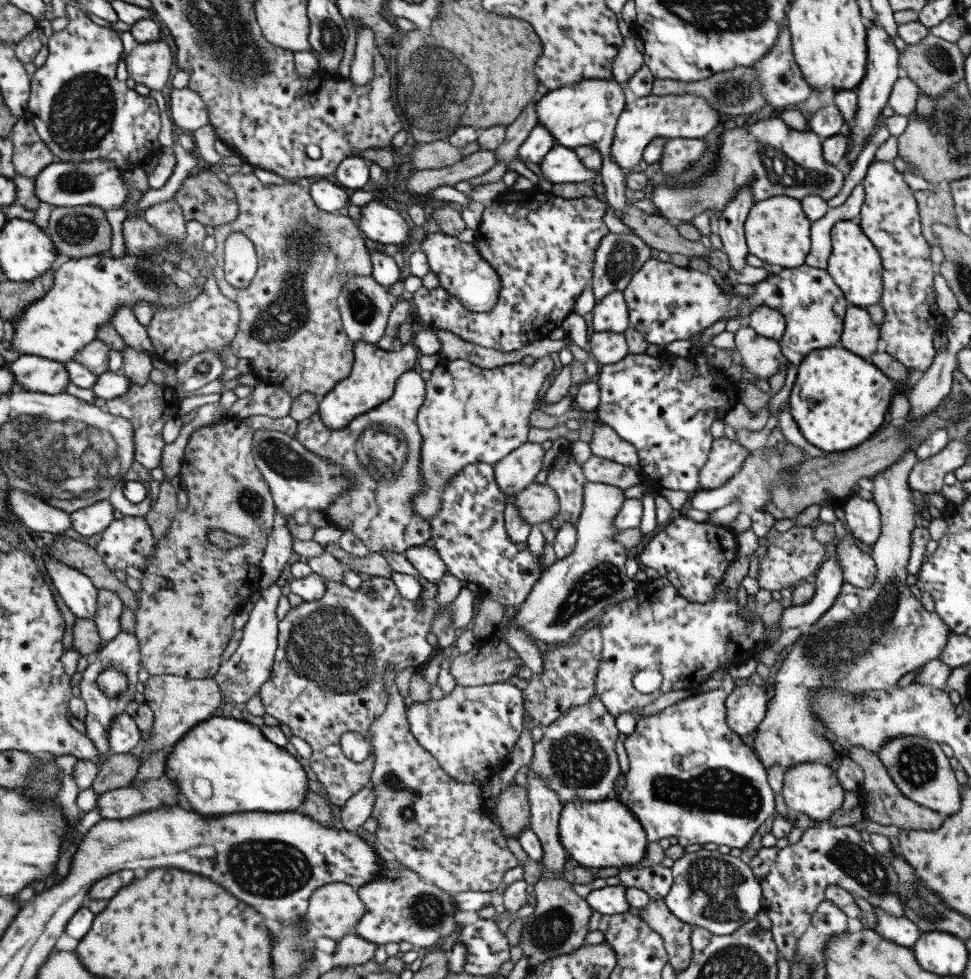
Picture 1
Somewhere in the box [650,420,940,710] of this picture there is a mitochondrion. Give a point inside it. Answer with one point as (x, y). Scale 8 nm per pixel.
(837, 647)

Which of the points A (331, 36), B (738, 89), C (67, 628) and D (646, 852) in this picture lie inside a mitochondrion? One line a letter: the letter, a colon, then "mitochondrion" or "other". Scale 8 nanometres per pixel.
A: mitochondrion
B: mitochondrion
C: other
D: other

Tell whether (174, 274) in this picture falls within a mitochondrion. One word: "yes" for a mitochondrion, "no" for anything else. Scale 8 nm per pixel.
yes

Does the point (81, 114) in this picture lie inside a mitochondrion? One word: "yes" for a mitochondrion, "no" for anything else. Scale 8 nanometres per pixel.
yes

